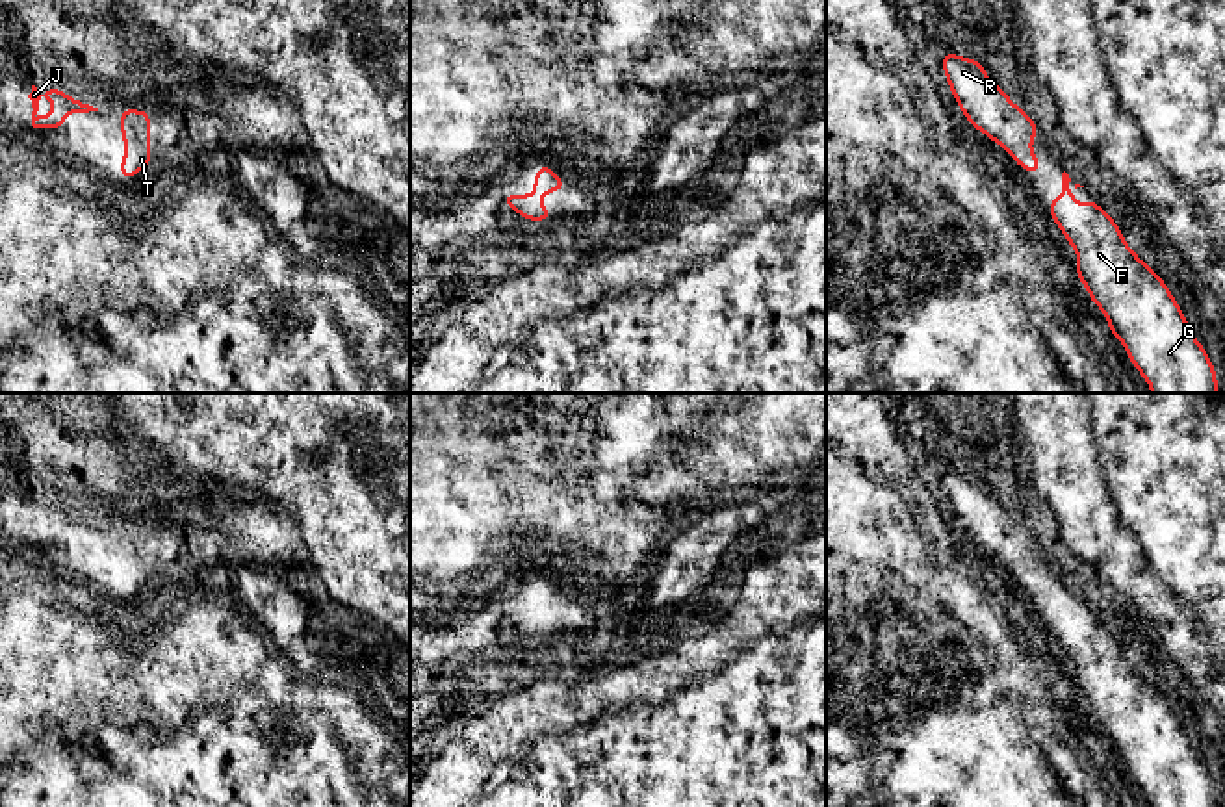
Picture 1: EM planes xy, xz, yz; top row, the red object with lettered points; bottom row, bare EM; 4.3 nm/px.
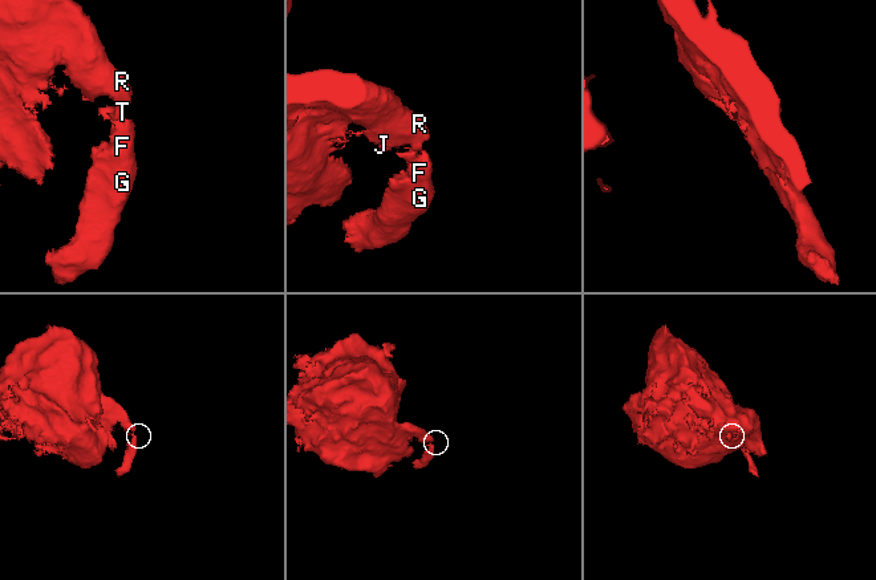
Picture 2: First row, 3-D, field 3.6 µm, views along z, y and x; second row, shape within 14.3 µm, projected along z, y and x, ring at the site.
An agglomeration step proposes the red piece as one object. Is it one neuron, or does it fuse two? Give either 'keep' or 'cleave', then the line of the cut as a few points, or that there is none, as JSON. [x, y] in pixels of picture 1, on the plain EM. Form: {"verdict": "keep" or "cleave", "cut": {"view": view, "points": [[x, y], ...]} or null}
{"verdict": "keep", "cut": null}

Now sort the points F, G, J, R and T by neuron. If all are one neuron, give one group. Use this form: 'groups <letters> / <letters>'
groups F G J R T

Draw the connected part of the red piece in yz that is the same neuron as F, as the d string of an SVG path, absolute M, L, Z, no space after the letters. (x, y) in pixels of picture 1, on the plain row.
M1064 586L1062 610L1049 618L1051 633L1075 664L1078 672L1075 688L1106 731L1108 744L1127 764L1130 779L1138 783L1151 807L1218 807L1214 781L1192 749L1169 703L1125 659L1119 642L1093 614L1088 620L1077 618L1069 608L1069 597Z

